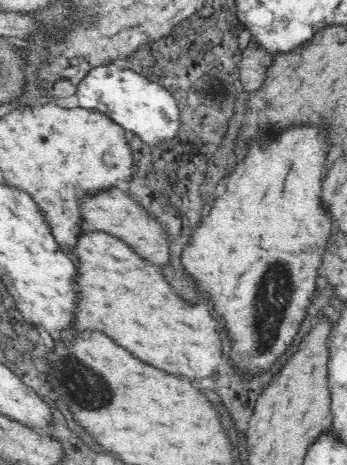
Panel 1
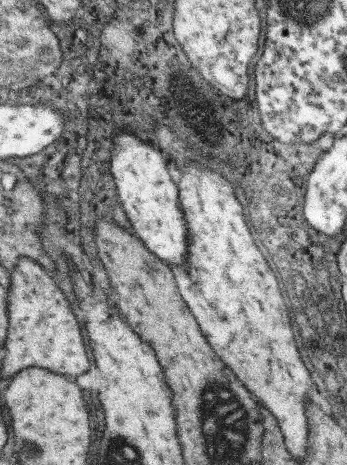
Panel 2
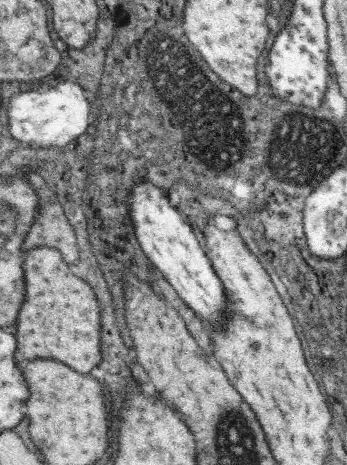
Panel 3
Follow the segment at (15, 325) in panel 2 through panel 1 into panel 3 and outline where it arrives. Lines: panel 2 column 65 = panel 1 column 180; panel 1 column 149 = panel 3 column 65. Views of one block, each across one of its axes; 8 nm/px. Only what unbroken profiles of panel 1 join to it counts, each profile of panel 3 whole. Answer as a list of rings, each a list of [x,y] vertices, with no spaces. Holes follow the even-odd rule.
[[[55,246],[33,248],[25,254],[25,274],[29,298],[21,310],[17,338],[17,362],[35,358],[55,358],[79,372],[91,372],[103,362],[101,350],[101,306],[95,290],[77,274],[71,272],[63,252]]]

